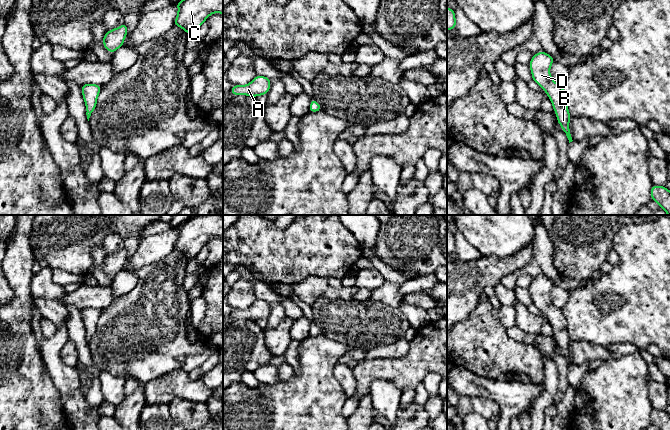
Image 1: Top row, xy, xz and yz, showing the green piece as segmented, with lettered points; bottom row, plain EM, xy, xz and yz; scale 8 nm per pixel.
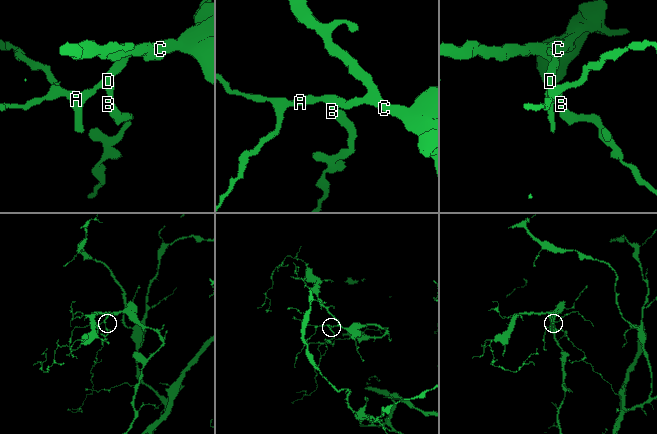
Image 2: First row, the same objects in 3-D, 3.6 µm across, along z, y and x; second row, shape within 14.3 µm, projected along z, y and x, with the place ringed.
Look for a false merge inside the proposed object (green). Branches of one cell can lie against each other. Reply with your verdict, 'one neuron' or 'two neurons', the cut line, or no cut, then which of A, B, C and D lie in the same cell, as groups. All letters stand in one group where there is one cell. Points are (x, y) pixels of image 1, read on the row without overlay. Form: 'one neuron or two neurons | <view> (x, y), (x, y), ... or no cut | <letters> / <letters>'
one neuron | no cut | A B C D

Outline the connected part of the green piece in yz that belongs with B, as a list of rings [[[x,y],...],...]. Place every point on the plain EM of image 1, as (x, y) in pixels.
[[[541,275],[533,279],[529,291],[532,297],[532,304],[547,317],[551,324],[557,345],[566,357],[570,367],[573,364],[569,353],[571,339],[568,336],[567,321],[562,309],[557,308],[550,299],[550,291],[554,284],[554,281]]]

